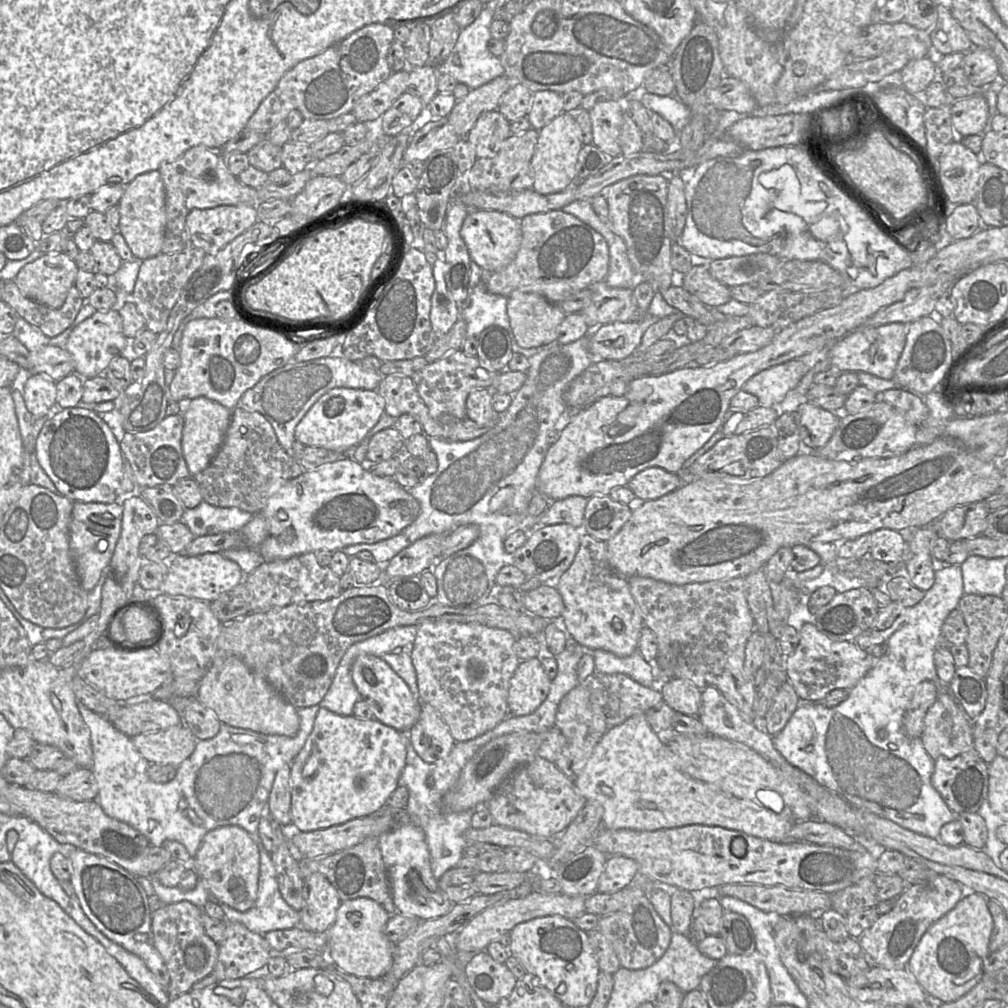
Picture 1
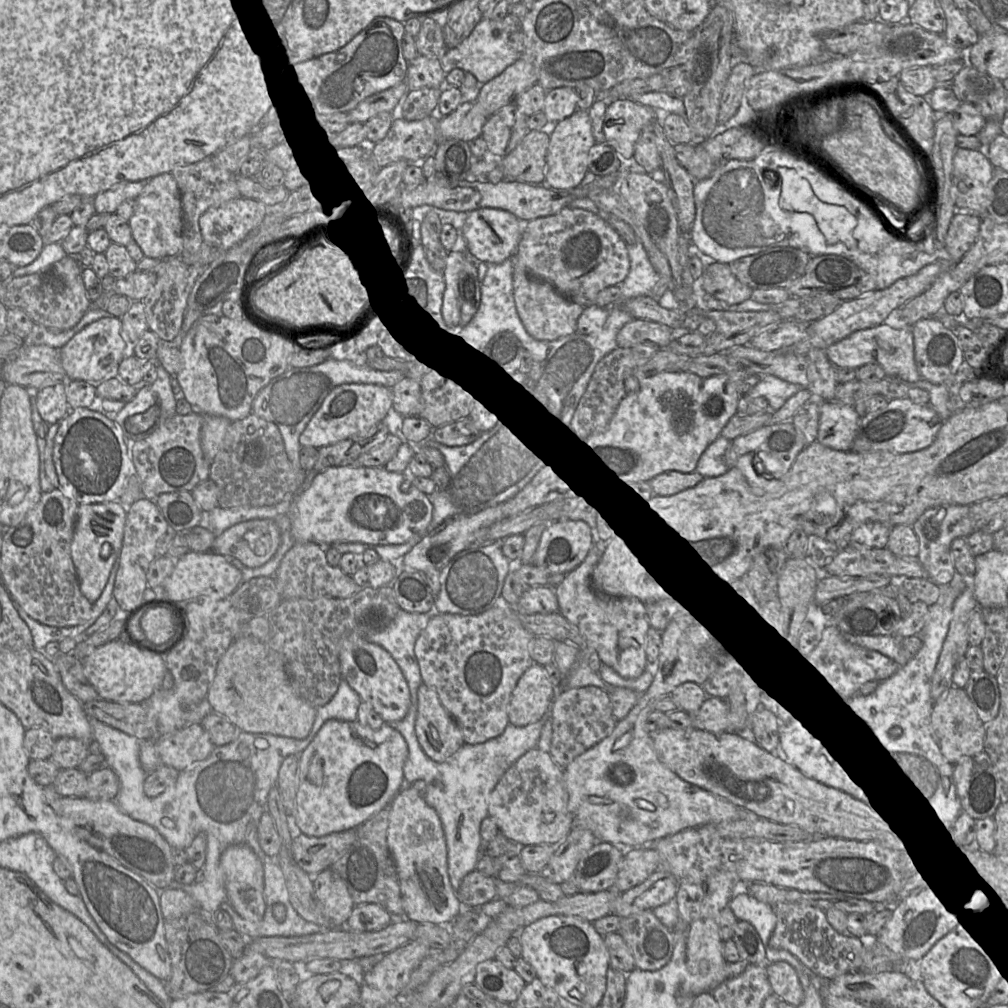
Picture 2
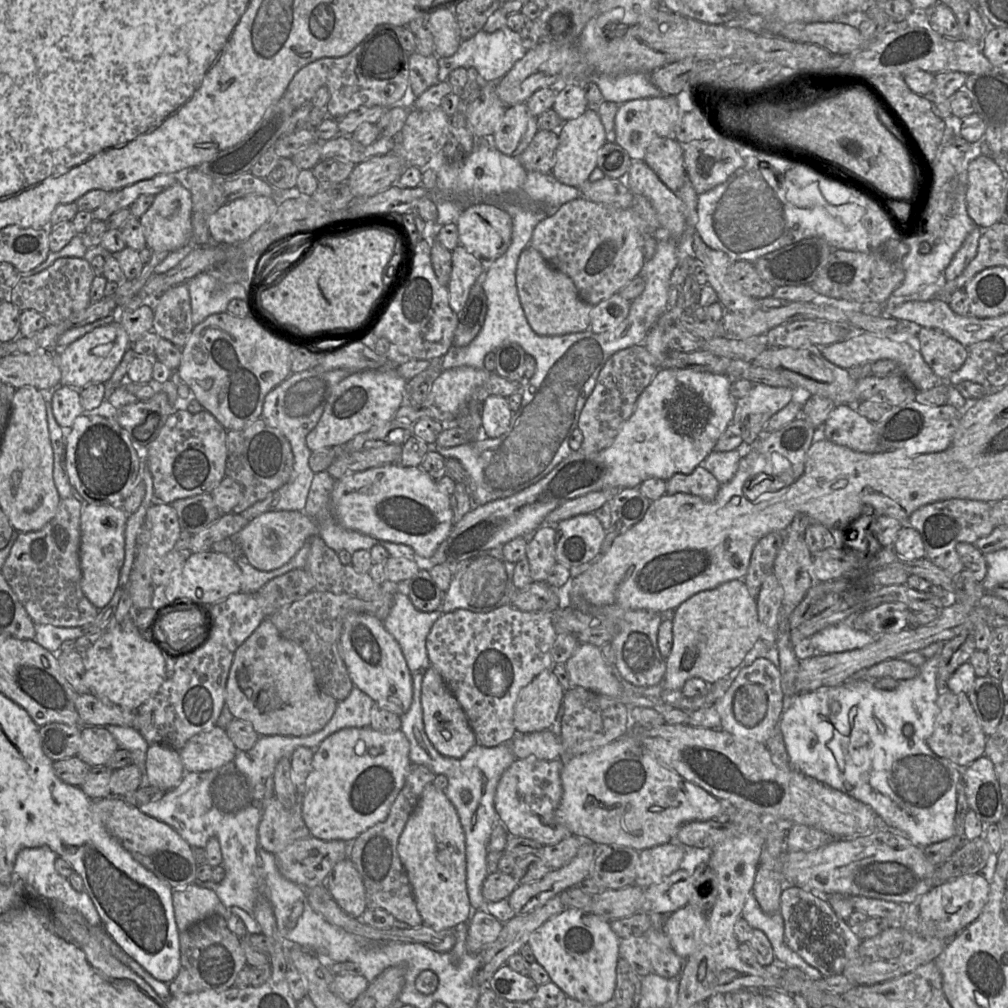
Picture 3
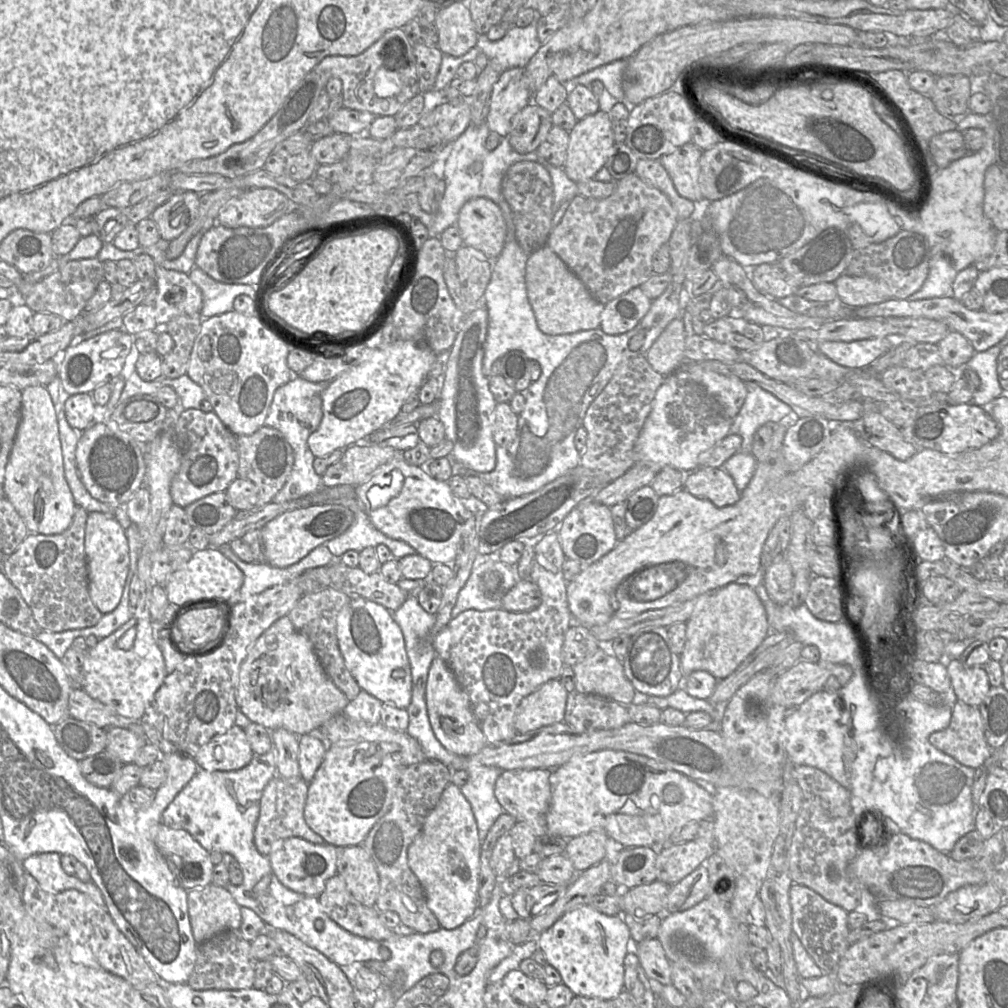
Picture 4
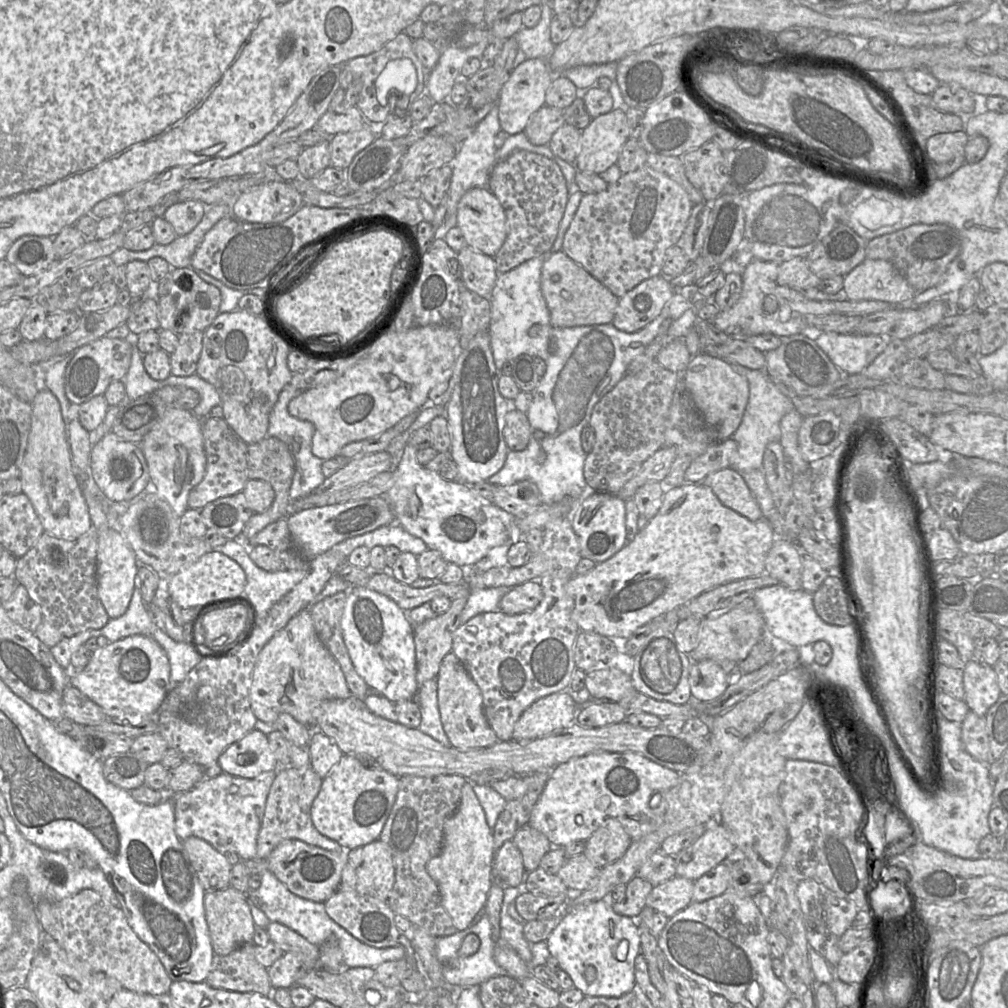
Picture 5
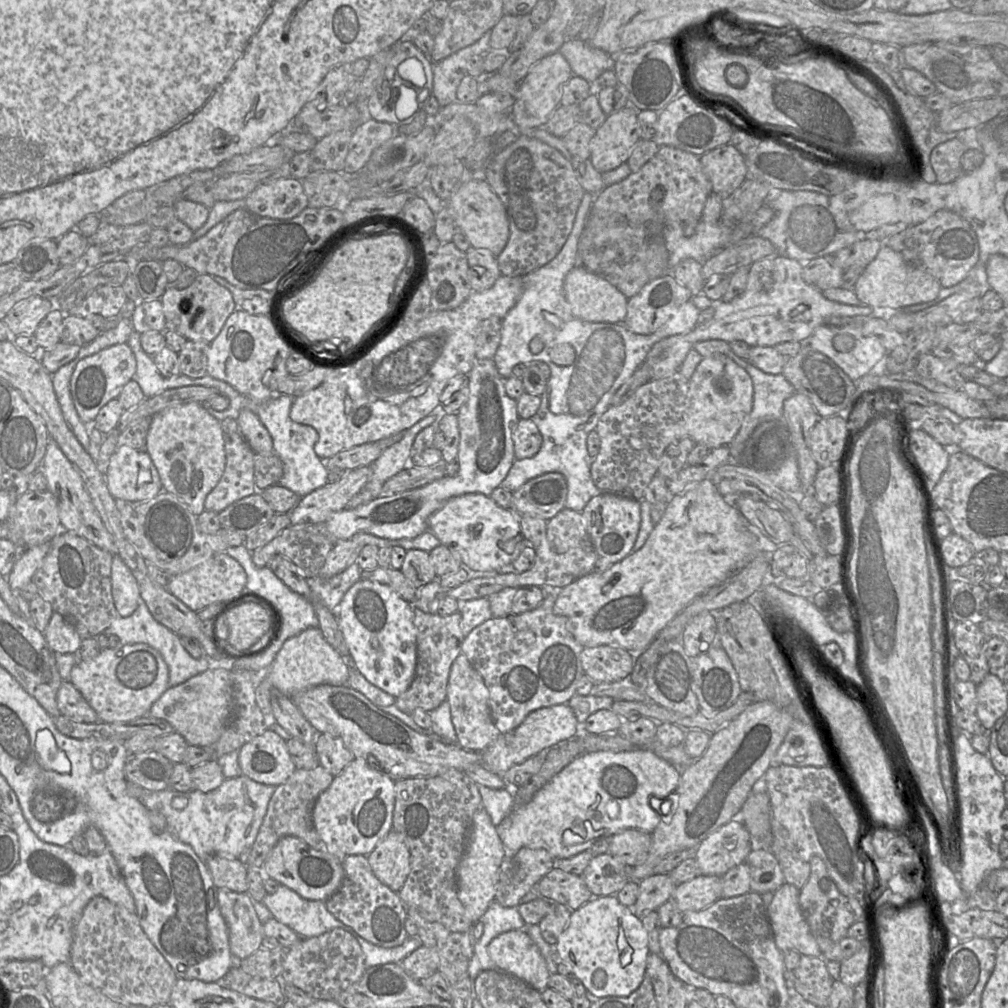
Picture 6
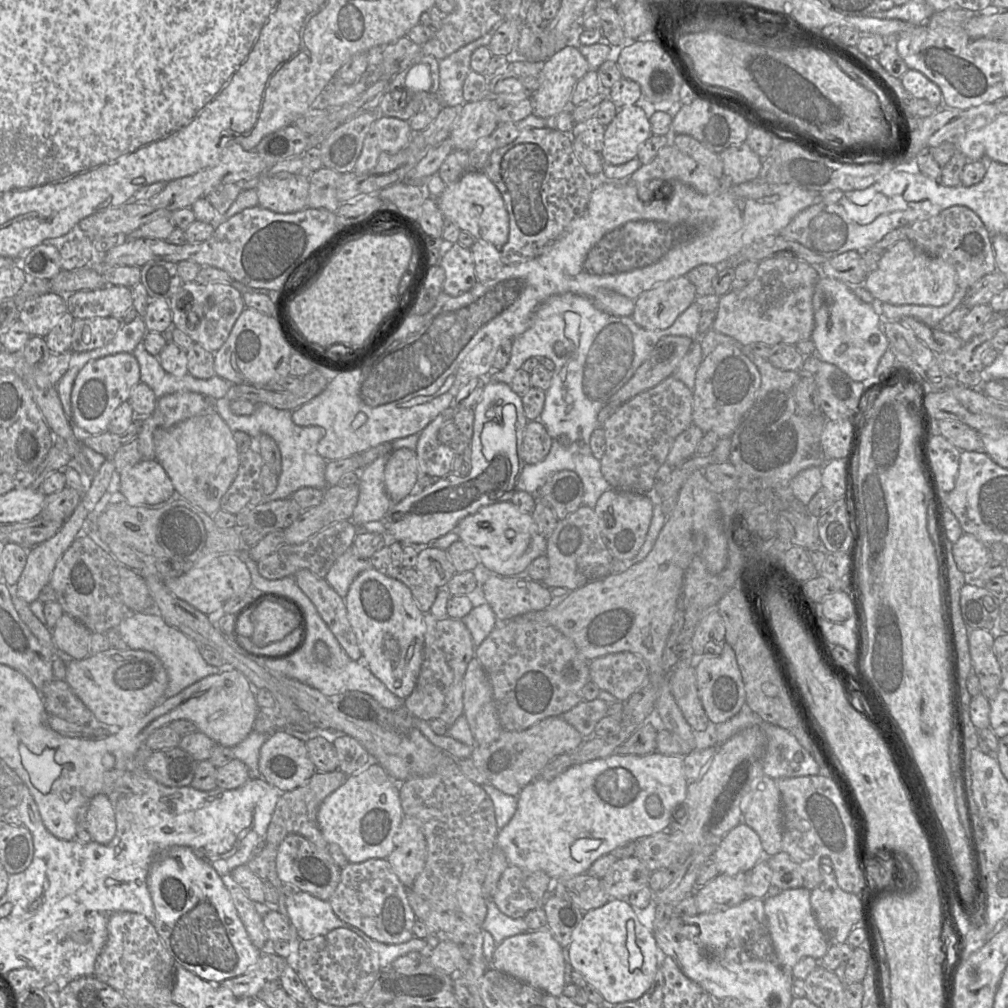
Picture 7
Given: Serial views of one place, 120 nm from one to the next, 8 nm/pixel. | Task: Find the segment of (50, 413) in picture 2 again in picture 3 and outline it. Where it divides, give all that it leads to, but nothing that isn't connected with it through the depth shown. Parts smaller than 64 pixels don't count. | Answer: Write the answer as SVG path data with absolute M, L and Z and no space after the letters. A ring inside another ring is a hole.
M59 385L51 400L52 412L61 427L71 428L75 419L83 414L80 393L67 385Z

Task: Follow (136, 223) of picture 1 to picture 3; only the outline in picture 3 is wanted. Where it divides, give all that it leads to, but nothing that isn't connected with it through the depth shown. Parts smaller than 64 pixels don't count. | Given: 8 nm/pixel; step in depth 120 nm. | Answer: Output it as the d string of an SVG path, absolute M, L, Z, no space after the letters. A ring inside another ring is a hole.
M179 181L154 196L149 209L139 218L147 247L173 252L192 241L192 196Z

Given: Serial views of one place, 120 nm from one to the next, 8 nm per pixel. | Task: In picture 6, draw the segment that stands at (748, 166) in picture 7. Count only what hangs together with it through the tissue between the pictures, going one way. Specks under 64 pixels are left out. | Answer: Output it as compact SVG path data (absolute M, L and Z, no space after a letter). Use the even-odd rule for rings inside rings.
M729 143L709 150L699 157L712 184L712 191L723 197L730 195L747 178L745 156Z

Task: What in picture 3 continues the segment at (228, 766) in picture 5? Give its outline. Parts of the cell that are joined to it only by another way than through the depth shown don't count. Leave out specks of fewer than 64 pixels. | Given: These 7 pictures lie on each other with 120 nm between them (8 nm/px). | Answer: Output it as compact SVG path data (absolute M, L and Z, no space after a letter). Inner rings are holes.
M218 726L190 738L178 751L186 773L205 772L232 761L237 748Z

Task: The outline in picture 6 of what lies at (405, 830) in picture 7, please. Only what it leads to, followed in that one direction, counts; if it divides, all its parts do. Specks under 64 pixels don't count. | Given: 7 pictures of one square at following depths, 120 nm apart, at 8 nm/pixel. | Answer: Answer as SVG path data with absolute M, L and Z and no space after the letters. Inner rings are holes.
M391 830L366 857L378 880L398 892L410 872L410 852L402 835Z

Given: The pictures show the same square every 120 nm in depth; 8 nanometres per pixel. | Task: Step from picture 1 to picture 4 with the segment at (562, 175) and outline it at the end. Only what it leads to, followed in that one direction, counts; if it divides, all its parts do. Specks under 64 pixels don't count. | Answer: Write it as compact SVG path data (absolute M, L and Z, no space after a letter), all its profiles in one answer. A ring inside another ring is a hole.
M607 112L597 113L578 120L569 132L569 145L564 166L567 177L575 183L593 179L596 173L605 165L615 145L611 121Z

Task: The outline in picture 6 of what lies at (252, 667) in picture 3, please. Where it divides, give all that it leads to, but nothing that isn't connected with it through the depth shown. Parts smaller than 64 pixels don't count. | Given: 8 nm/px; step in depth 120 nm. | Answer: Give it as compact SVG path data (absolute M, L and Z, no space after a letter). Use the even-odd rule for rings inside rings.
M310 627L288 638L279 649L271 666L265 671L265 678L255 688L255 701L263 715L272 719L270 691L278 689L288 697L320 685L343 686L349 677L349 668L344 657L324 638L319 627Z

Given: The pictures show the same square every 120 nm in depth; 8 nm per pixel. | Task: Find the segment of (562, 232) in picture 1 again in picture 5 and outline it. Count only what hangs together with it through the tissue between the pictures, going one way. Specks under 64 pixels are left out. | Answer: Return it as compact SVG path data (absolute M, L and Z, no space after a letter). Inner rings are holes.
M645 164L623 174L602 192L583 194L565 233L562 251L620 298L644 280L661 274L666 250L677 244L693 206L681 185Z

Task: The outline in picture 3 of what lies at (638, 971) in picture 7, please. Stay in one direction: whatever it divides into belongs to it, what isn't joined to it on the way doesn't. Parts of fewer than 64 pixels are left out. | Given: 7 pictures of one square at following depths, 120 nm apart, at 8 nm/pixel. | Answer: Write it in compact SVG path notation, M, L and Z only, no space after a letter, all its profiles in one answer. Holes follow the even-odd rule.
M566 908L535 929L528 939L536 962L543 966L555 983L568 998L594 1005L608 1002L613 998L616 986L616 966L619 960L620 938L613 932L609 921L577 908Z

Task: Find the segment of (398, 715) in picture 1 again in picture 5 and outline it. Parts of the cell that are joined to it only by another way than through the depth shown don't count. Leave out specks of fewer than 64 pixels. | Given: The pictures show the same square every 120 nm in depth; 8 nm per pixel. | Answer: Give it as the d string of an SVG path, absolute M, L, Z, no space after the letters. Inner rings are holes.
M352 586L341 617L341 630L352 664L375 693L391 702L412 700L417 691L414 626L392 599L365 586Z

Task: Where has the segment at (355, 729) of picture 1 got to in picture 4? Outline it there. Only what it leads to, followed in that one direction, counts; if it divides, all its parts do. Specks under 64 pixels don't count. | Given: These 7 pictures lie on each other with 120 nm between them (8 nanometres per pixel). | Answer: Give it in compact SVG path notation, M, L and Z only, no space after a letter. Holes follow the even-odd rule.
M358 742L352 745L337 745L328 744L327 751L325 753L323 762L316 771L314 778L309 784L306 804L304 807L304 818L307 825L318 835L320 835L325 843L334 845L335 847L348 847L348 846L358 846L366 838L368 832L377 823L377 821L383 817L390 809L393 798L399 786L400 780L402 778L402 771L405 768L398 760L395 760L390 753L383 753L381 749L377 747L375 743L369 742Z

